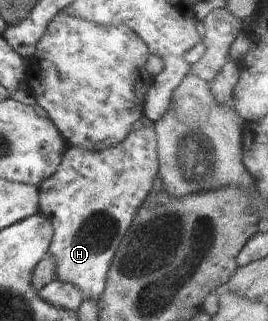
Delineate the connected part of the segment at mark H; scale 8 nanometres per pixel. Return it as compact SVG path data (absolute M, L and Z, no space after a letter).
M141 125L135 127L134 130L127 135L127 138L123 139L123 142L102 151L84 151L74 145L68 145L57 172L52 174L49 178L47 178L47 180L43 180L43 182L41 182L38 186L40 213L52 222L54 228L53 240L48 248L48 253L54 258L54 265L56 266L54 278L59 279L64 283L71 283L72 285L75 285L83 293L84 300L93 299L94 301L97 301L101 296L101 293L106 287L106 278L109 266L111 266L113 257L117 254L117 249L119 248L121 239L125 236L127 229L130 227L131 221L133 220L139 205L146 199L149 191L151 191L156 184L158 184L158 170L160 169L160 164L158 161L156 146L156 132L151 130L151 128Z

